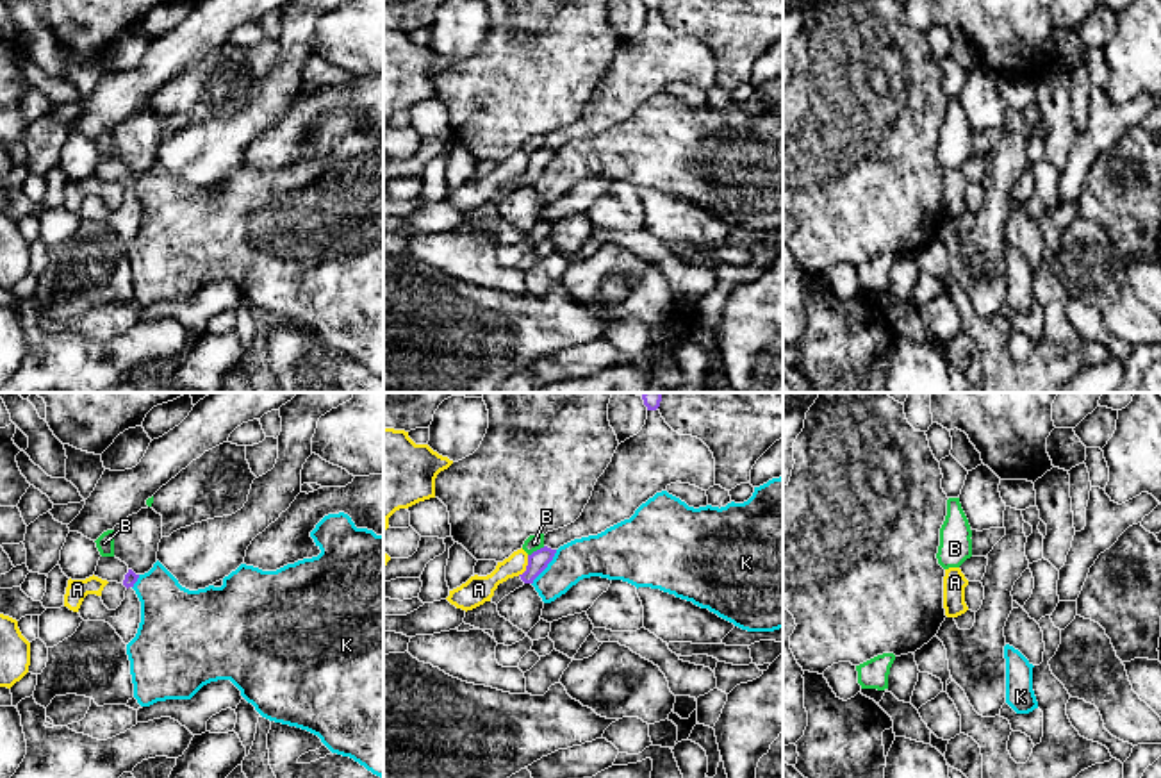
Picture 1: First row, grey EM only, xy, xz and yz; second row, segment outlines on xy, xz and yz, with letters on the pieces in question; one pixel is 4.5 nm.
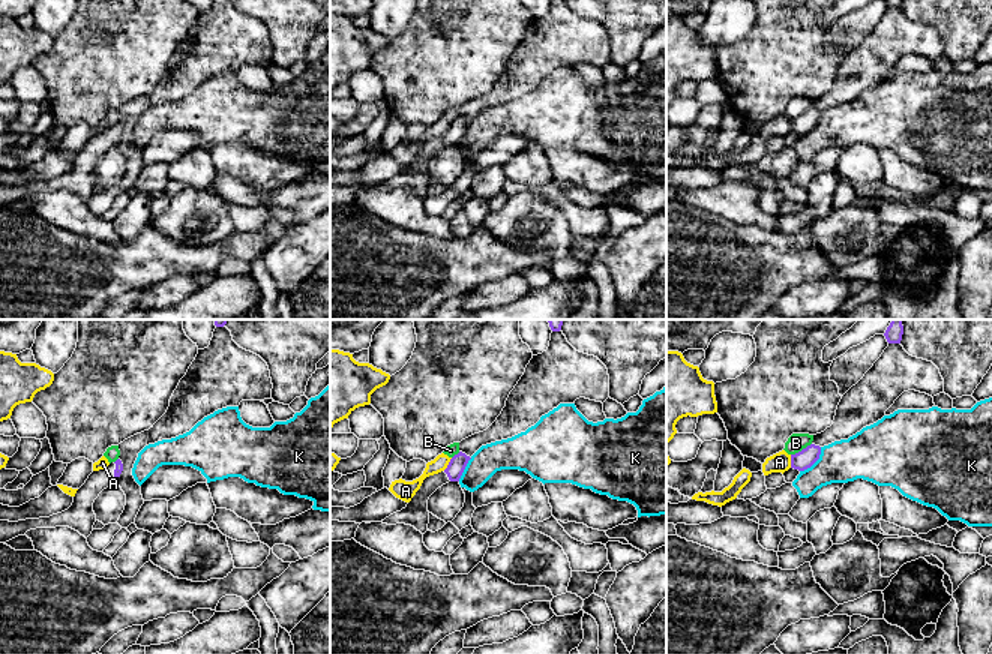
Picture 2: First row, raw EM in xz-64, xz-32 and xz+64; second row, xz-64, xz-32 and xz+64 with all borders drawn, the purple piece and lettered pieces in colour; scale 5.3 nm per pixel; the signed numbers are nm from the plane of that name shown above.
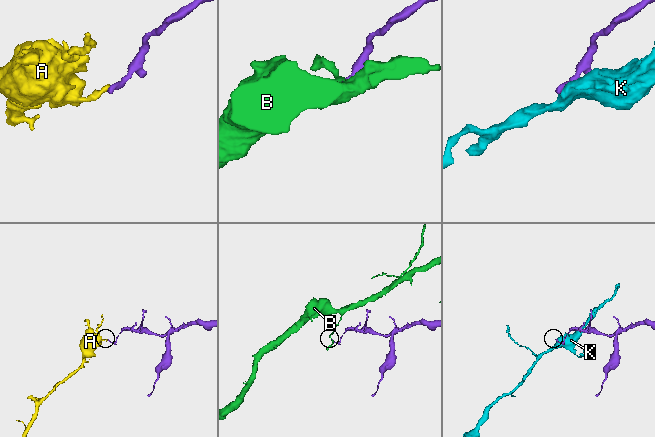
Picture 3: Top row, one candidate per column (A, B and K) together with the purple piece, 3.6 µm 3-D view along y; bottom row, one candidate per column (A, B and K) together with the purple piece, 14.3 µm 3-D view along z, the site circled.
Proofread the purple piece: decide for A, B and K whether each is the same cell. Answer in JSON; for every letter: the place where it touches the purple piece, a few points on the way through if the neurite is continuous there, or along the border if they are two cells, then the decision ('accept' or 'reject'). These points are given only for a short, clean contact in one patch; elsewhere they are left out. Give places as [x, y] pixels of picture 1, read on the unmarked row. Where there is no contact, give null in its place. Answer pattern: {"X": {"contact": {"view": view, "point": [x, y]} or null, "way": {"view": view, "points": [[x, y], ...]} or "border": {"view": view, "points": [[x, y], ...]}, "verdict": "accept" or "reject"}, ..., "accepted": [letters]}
{"A": {"contact": {"view": "xz", "point": [526, 166]}, "border": {"view": "xz", "points": [[528, 156], [526, 168], [518, 175]]}, "verdict": "reject"}, "B": {"contact": {"view": "xz", "point": [537, 150]}, "border": {"view": "xz", "points": [[544, 147], [528, 156]]}, "verdict": "reject"}, "K": {"contact": {"view": "xz", "point": [546, 166]}, "verdict": "reject"}, "accepted": []}

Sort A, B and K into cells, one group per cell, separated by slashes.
A / B / K

